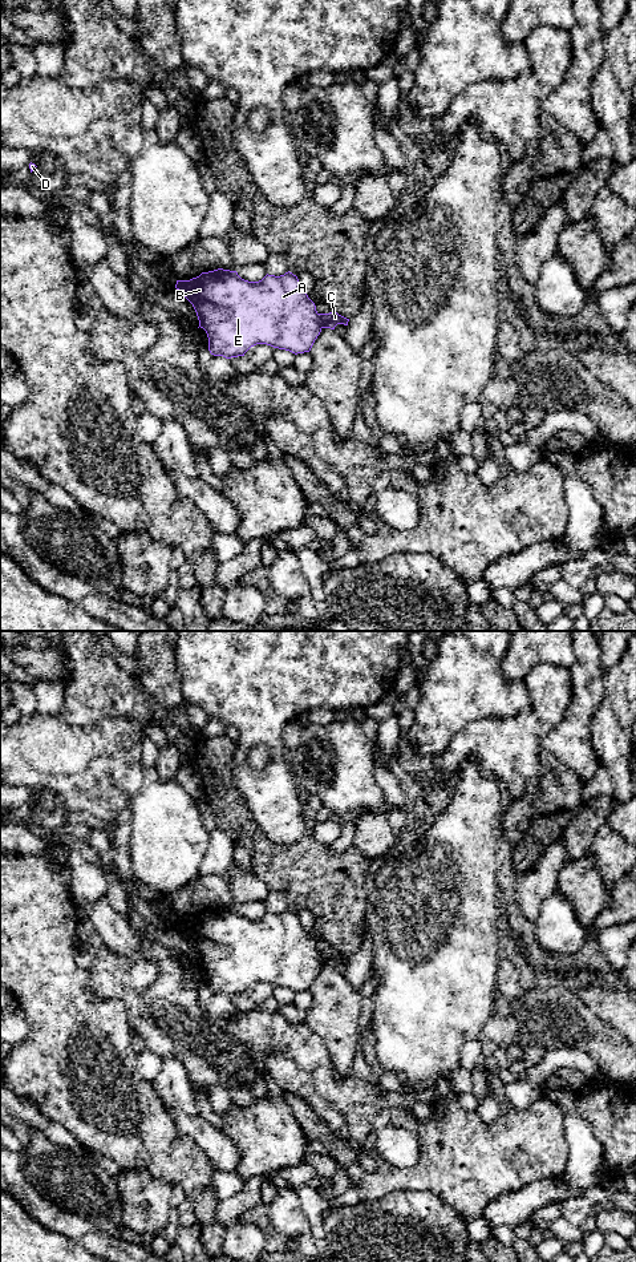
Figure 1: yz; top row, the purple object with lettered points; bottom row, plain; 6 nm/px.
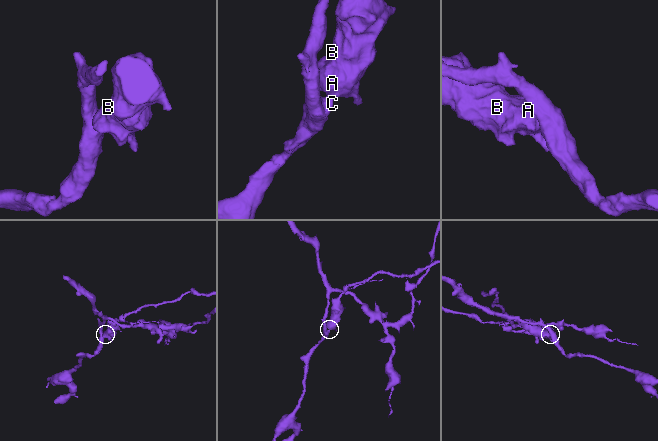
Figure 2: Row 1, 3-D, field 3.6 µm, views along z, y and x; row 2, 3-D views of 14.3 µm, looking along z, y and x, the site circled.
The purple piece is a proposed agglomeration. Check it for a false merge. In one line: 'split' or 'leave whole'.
split

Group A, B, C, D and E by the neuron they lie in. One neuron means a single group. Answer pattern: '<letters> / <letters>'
A B E / C D

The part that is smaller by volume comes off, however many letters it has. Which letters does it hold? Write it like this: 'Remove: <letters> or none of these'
Remove: A, B, E

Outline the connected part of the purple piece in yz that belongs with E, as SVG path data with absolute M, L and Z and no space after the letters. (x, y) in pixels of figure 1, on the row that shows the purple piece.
M218 268L202 272L190 280L177 280L175 288L182 291L193 304L199 327L208 337L208 351L226 359L244 356L256 344L267 344L295 355L309 352L321 332L315 303L300 286L296 275L266 275L259 282L242 279L236 271Z

